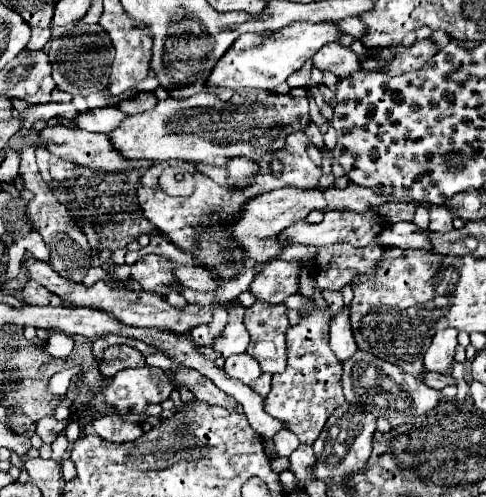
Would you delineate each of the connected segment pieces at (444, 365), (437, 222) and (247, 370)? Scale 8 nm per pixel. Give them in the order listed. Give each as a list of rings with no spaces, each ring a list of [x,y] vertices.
[[[445,328],[433,336],[429,350],[425,352],[425,370],[429,372],[451,372],[453,354],[457,346],[457,330]]]
[[[431,206],[429,214],[431,214],[429,224],[431,232],[449,232],[453,228],[453,216],[445,206]]]
[[[247,352],[243,354],[235,354],[231,358],[225,360],[225,368],[223,368],[231,378],[237,378],[245,384],[251,384],[253,380],[257,380],[261,376],[261,368],[259,368],[259,362],[249,356]]]

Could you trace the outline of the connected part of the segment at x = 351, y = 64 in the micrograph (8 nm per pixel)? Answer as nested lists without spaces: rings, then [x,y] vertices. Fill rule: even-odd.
[[[331,42],[327,46],[323,46],[315,56],[313,56],[315,68],[319,70],[329,70],[333,72],[339,80],[349,78],[353,72],[357,72],[361,68],[357,54],[351,48],[345,48],[337,42]]]

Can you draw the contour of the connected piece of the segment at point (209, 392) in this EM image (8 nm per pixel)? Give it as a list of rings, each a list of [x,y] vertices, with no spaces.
[[[179,368],[179,370],[173,372],[171,382],[175,386],[177,384],[187,386],[195,394],[195,398],[201,400],[201,402],[207,402],[207,404],[213,404],[213,406],[223,406],[227,410],[235,408],[235,404],[237,404],[235,398],[231,398],[229,394],[221,392],[207,376],[199,374],[197,370],[183,370],[183,368]]]

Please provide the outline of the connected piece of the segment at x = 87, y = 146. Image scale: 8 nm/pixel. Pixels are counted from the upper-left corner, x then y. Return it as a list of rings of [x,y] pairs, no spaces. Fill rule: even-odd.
[[[63,124],[43,128],[35,146],[45,146],[53,156],[79,166],[87,166],[91,170],[123,170],[129,162],[111,146],[105,134],[67,128]]]

